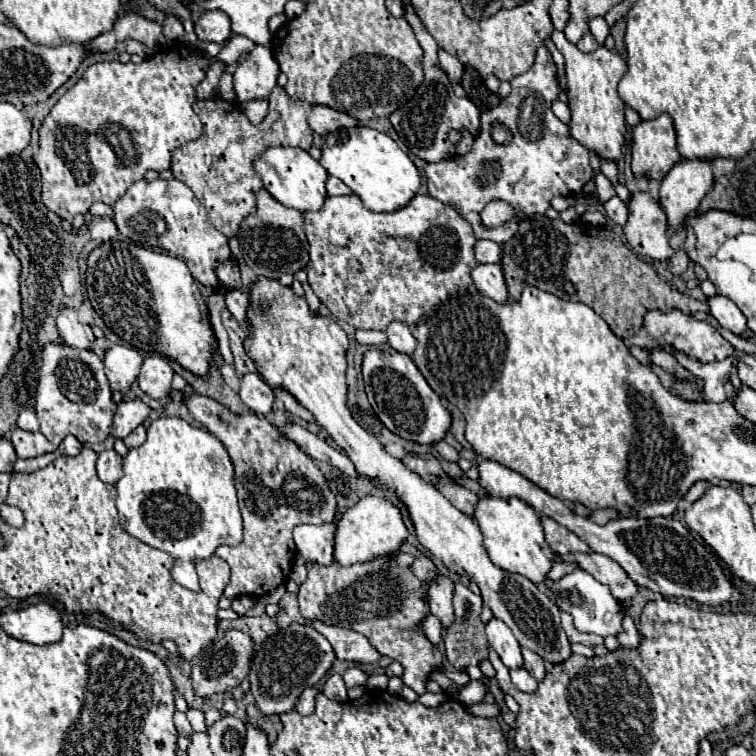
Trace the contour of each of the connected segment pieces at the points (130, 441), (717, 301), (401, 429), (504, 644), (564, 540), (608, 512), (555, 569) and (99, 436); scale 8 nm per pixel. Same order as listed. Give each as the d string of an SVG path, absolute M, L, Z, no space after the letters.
M138 426L138 428L134 428L134 430L124 438L124 444L126 444L128 448L136 448L136 446L144 444L144 440L146 440L146 428L144 428L144 426Z
M712 296L712 298L708 298L708 306L710 306L710 314L718 320L718 324L722 328L726 328L738 336L746 332L746 318L730 298Z
M370 348L362 360L362 378L368 402L390 432L418 444L434 444L444 438L450 428L450 412L442 406L408 354Z
M492 618L486 624L486 636L488 644L498 652L500 660L508 668L520 668L522 666L522 654L520 654L520 644L514 638L512 630L498 618Z
M542 518L542 526L544 526L544 534L546 534L546 542L550 544L550 548L558 554L568 554L568 552L590 552L590 548L570 530L566 530L564 526L556 524L552 518Z
M602 508L602 510L594 510L590 514L590 520L594 520L596 524L606 524L618 516L620 516L620 512L616 508Z
M558 562L558 564L554 564L554 566L550 568L550 572L548 572L548 580L560 580L566 572L570 572L570 570L574 570L574 568L578 568L578 566L576 566L576 564Z
M50 342L42 350L42 368L36 388L36 416L40 420L40 432L58 446L68 434L74 434L82 444L104 442L112 432L112 420L116 412L116 402L112 400L112 390L104 374L104 360L94 350L70 348L66 342Z

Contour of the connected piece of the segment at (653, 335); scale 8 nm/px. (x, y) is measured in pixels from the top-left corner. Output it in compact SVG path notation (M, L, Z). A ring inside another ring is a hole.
M650 310L644 316L644 324L638 334L626 340L628 346L640 346L646 350L666 350L666 352L680 352L688 358L698 360L700 364L708 364L712 360L724 360L734 354L734 348L728 340L724 340L708 322L698 322L694 316L684 314L680 310Z

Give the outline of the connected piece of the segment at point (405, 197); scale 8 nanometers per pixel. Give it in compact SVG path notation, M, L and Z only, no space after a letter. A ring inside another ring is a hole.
M366 126L344 128L326 134L318 162L328 174L340 178L362 200L364 208L372 212L394 212L406 206L420 188L420 172L408 154L402 152L390 136Z

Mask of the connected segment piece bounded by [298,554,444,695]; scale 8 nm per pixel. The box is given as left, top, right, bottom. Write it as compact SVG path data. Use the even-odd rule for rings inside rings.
M396 554L396 558L380 556L372 562L348 568L338 564L312 564L306 582L300 586L298 604L306 620L322 620L324 624L338 624L364 634L382 656L388 656L404 666L404 684L422 695L427 692L430 672L444 670L444 656L418 628L418 622L430 614L430 608L428 602L422 600L420 582L410 570L412 560L414 558L410 554Z

